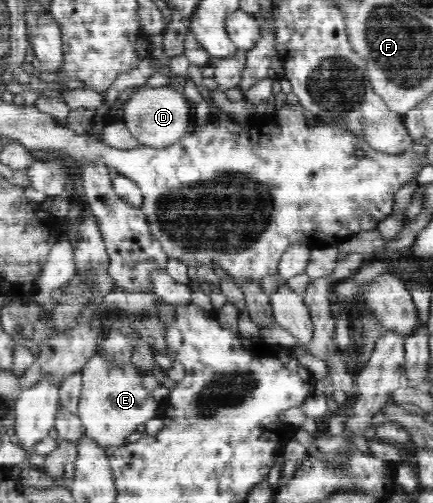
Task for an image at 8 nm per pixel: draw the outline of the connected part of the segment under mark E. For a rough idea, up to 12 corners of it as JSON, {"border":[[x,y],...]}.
{"border":[[93,354],[77,415],[103,450],[126,445],[161,404],[136,368]]}

